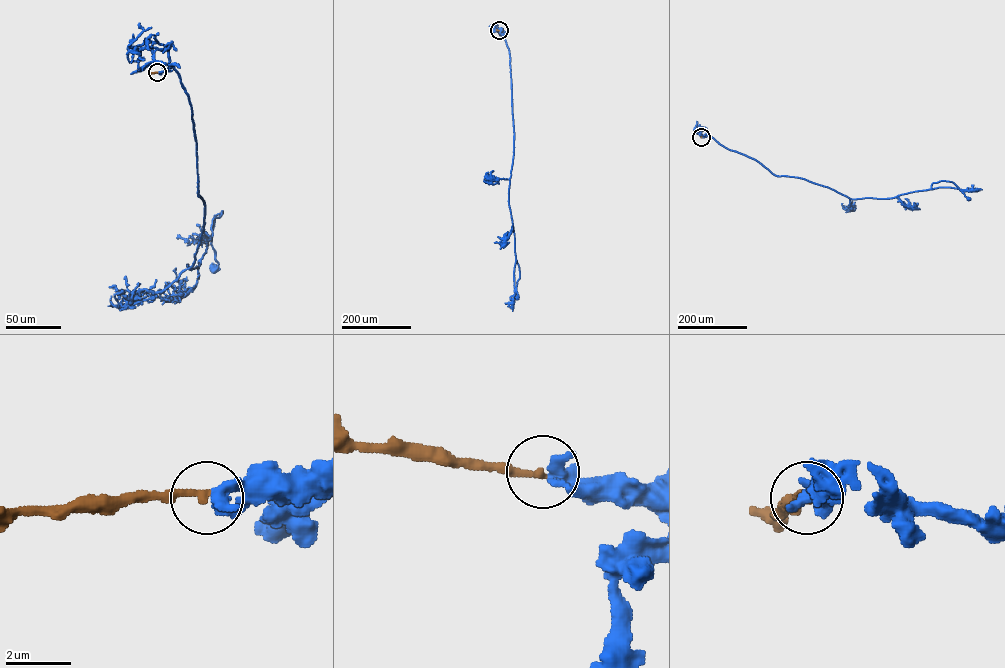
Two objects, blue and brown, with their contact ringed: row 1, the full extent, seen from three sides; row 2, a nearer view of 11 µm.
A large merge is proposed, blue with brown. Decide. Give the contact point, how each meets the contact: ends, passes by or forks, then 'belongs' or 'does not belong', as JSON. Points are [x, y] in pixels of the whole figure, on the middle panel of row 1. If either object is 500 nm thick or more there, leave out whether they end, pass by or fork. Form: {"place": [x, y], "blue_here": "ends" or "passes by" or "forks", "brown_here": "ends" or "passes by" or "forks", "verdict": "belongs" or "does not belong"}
{"place": [499, 30], "blue_here": "ends", "brown_here": "ends", "verdict": "belongs"}

